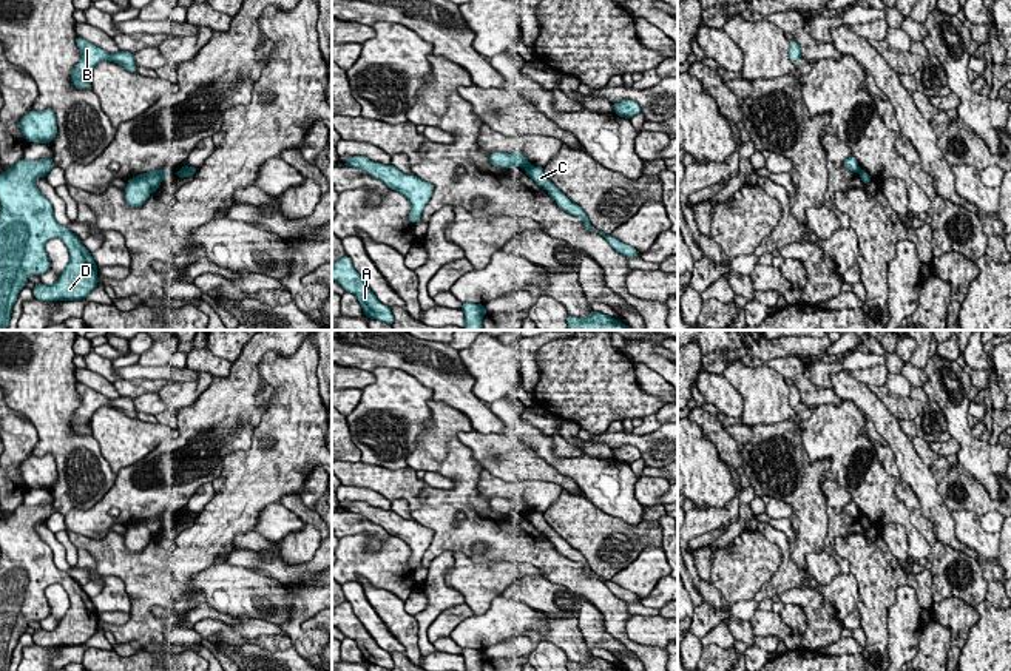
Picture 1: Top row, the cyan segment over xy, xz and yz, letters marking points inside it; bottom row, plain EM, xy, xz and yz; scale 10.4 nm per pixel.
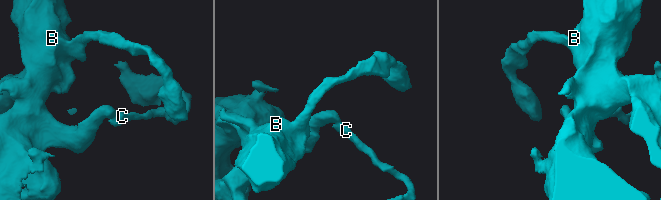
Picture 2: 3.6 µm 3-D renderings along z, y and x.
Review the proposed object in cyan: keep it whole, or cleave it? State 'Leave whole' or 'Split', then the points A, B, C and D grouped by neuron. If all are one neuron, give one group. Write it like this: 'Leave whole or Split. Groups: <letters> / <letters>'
Split. Groups: A B D / C

